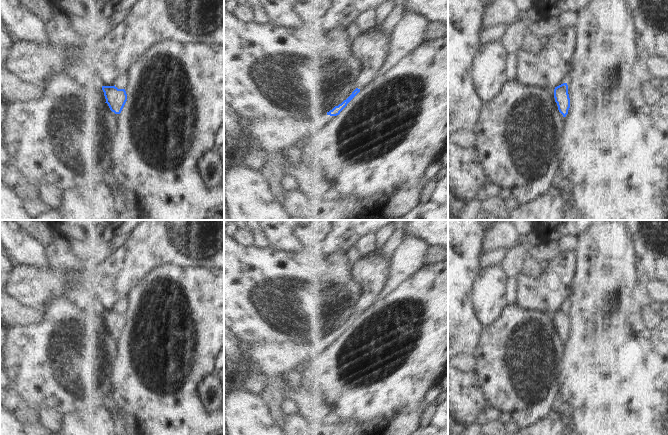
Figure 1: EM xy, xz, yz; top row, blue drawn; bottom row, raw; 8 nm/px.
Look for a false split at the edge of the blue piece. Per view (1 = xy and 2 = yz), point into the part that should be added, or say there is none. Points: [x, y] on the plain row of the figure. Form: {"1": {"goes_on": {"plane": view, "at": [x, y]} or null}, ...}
{"1": {"goes_on": null}, "2": {"goes_on": null}}

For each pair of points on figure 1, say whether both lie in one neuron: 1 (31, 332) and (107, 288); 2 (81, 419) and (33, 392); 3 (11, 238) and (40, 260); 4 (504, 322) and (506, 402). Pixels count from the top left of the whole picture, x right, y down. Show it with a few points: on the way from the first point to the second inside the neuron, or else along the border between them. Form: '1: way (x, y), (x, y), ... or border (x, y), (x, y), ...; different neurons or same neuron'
1: border (76, 292), (65, 289), (53, 298); different neurons
2: border (92, 408), (67, 412), (63, 415); different neurons
3: way (18, 243), (24, 249), (33, 253); same neuron
4: way (504, 342), (501, 360), (506, 369), (506, 382); same neuron

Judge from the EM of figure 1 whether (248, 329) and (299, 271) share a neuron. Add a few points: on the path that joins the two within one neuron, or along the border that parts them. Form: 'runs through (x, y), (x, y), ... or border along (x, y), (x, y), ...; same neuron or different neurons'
runs through (262, 310), (256, 298), (280, 277); same neuron

